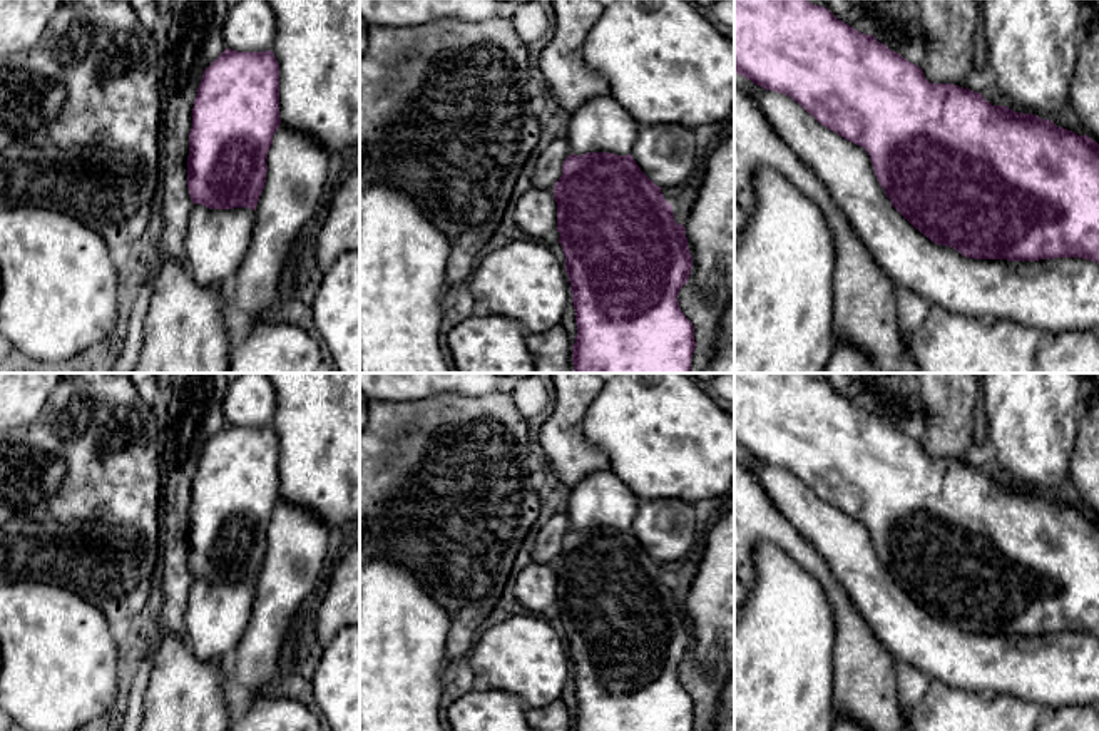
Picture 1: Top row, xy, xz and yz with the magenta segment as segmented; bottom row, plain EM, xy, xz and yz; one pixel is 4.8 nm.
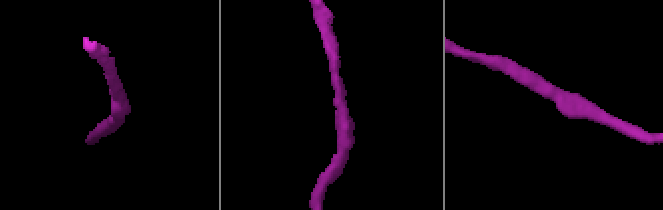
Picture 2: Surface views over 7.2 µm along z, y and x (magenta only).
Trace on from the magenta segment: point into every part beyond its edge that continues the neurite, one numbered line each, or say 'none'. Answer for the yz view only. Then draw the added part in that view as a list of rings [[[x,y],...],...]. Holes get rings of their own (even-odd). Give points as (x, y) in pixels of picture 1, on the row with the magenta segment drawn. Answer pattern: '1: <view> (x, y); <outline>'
1: yz (1056, 295); [[[743,75],[738,84],[756,100],[776,134],[825,182],[830,196],[863,241],[882,271],[928,304],[980,319],[1012,319],[1059,333],[1099,330],[1099,264],[1082,258],[1039,261],[974,259],[935,244],[915,229],[890,202],[868,152],[821,125],[791,97],[766,90]]]

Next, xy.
1: xy (216, 241); [[[192,206],[184,258],[191,276],[202,288],[219,288],[238,273],[251,244],[254,222],[256,211],[249,207]]]

